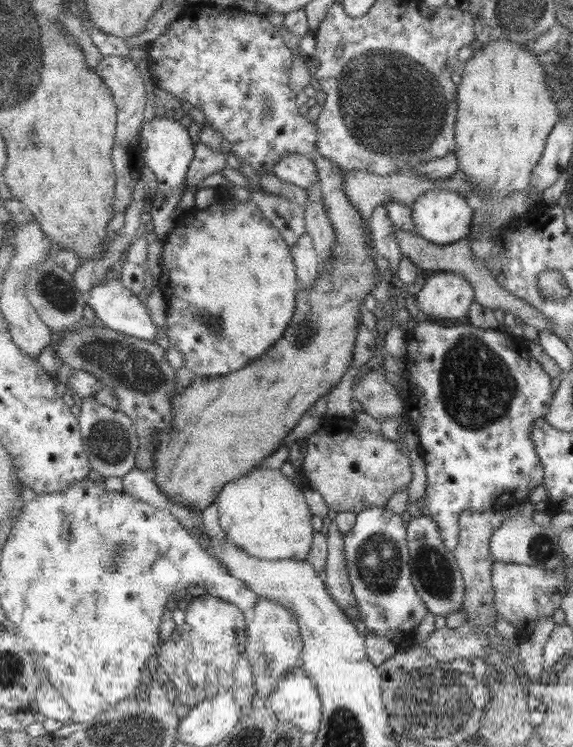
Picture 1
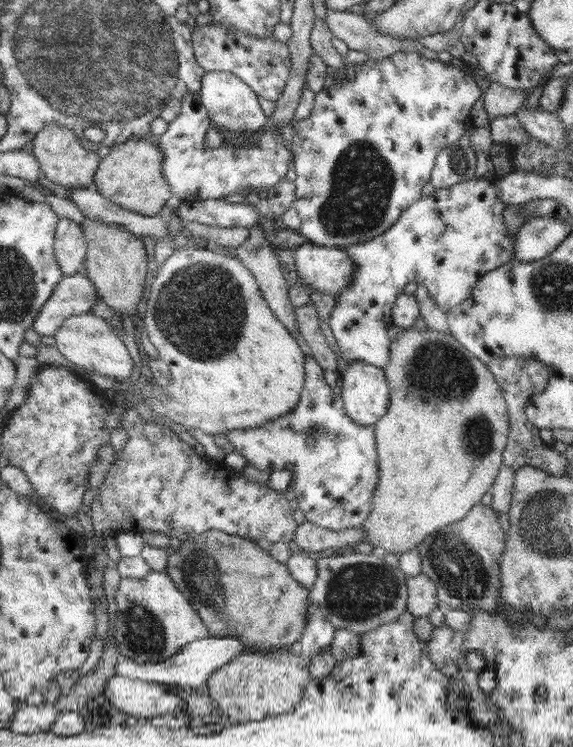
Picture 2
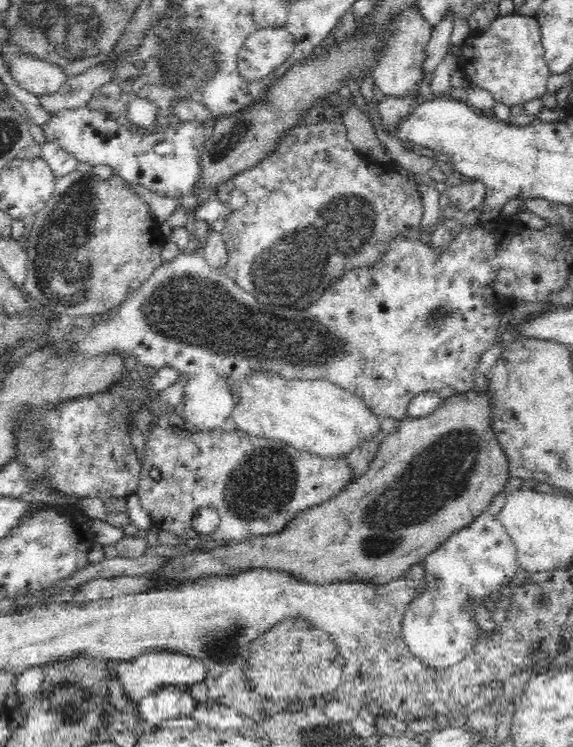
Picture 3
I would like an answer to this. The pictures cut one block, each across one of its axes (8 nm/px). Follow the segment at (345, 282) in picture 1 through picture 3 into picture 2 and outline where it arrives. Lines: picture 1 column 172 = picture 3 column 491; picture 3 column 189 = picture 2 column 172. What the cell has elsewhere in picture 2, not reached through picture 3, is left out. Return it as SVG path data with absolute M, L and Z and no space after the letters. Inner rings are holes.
M207 531L184 540L170 556L165 572L172 577L193 608L203 618L211 637L233 637L252 652L269 653L281 648L295 649L307 626L310 608L309 589L293 578L287 564L278 561L255 541L223 531Z

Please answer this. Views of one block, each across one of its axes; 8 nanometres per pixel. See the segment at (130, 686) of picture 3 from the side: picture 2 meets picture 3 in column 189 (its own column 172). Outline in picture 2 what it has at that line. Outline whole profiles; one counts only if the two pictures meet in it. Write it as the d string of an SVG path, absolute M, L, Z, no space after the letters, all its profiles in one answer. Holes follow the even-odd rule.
M207 637L186 644L181 651L170 659L161 662L139 663L127 656L117 658L116 671L119 676L127 680L143 680L143 682L162 683L163 685L180 685L182 688L201 688L208 686L209 678L219 668L227 666L232 659L243 652L250 652L251 649L241 640L233 637Z

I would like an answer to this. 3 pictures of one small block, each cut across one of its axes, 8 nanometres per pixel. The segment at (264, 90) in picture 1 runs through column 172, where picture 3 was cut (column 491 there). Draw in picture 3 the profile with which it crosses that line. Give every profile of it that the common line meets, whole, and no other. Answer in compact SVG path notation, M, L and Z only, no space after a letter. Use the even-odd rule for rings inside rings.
M513 12L496 18L488 30L474 33L465 42L460 56L460 69L476 86L492 94L495 102L507 106L524 104L541 98L547 92L551 72L544 58L541 25L536 16L522 16Z

